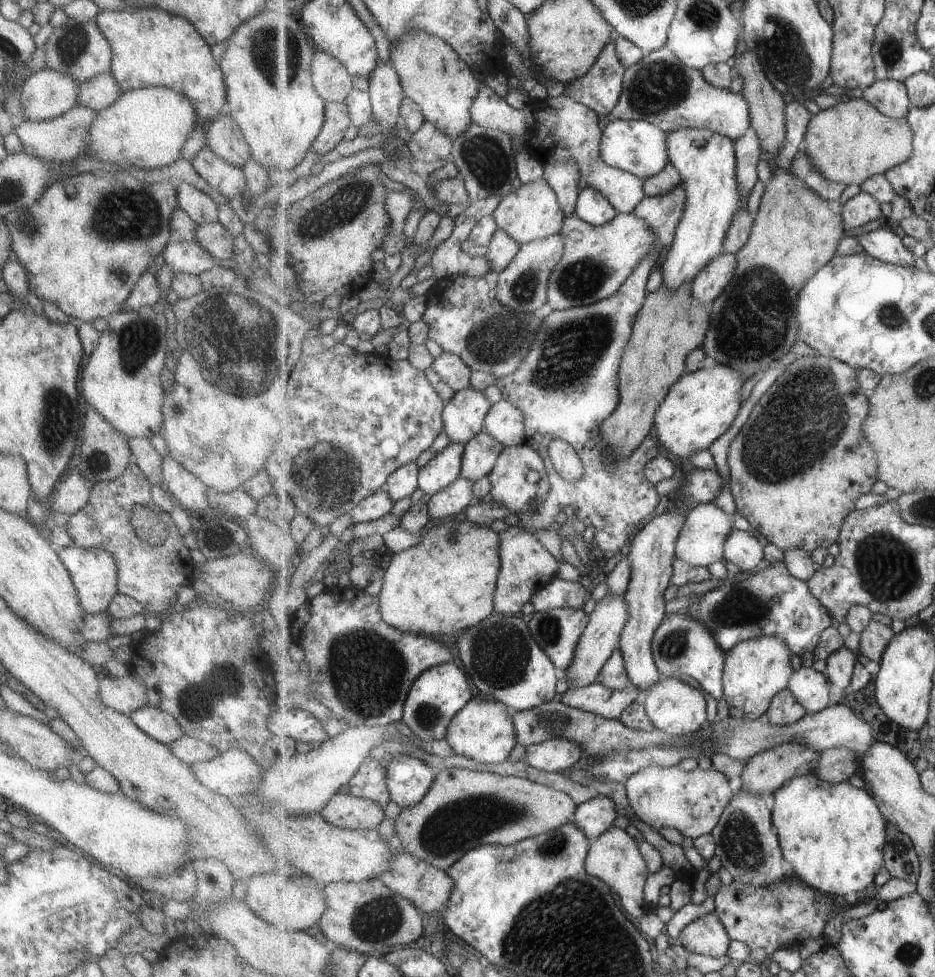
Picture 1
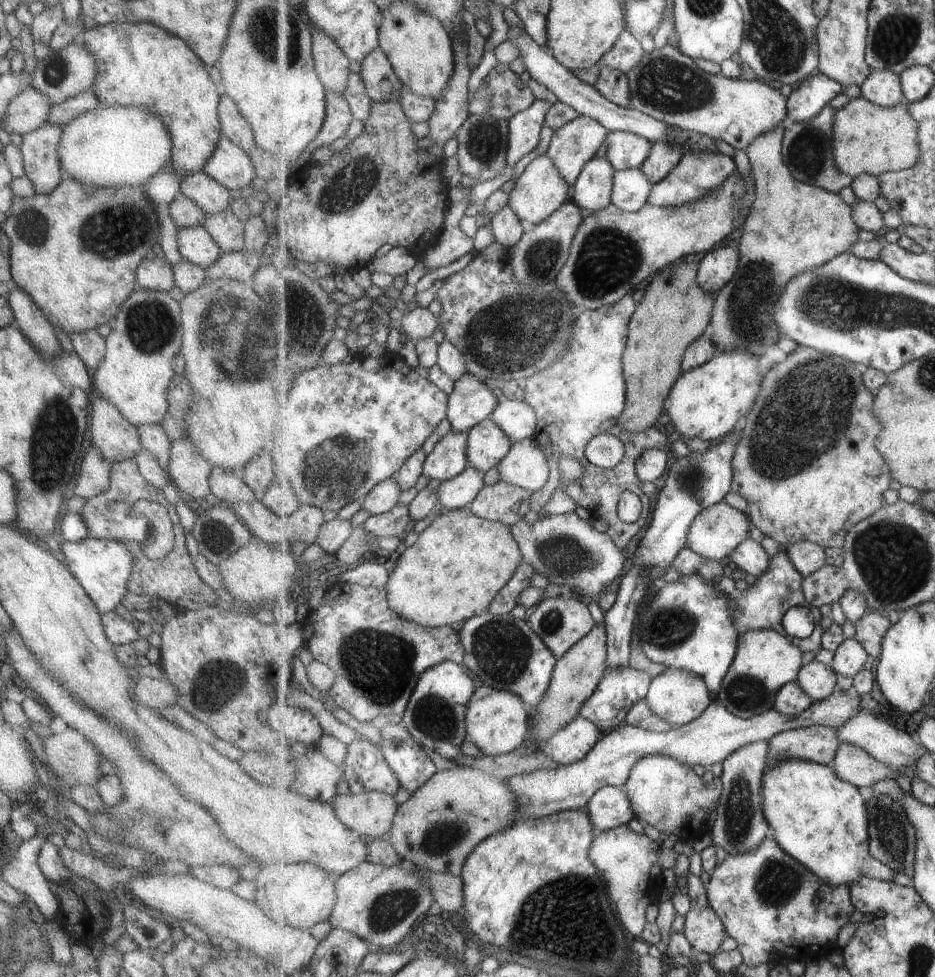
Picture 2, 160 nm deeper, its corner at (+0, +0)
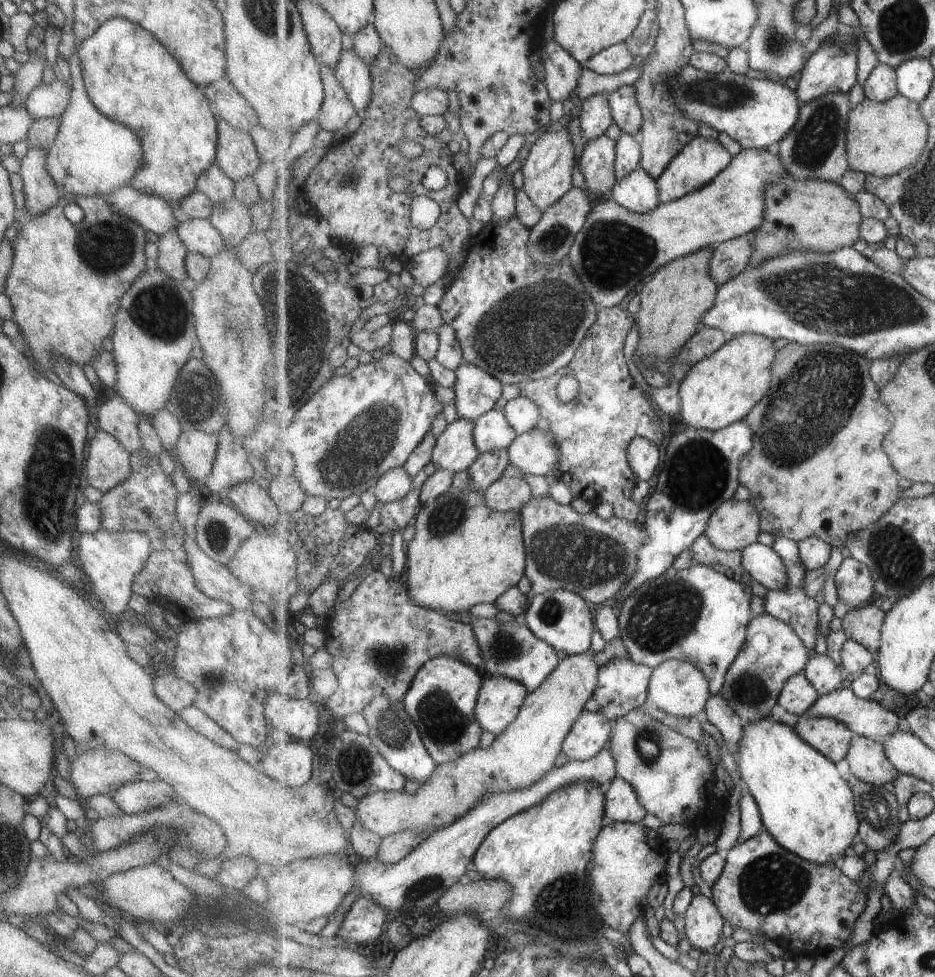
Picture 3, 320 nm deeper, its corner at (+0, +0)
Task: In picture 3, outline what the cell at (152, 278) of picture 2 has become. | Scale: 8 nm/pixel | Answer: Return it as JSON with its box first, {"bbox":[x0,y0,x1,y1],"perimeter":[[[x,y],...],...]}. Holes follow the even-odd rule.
{"bbox":[148,231,188,282],"perimeter":[[[175,231],[160,234],[155,242],[157,258],[148,265],[161,269],[167,276],[181,282],[186,277],[184,258],[188,253]]]}

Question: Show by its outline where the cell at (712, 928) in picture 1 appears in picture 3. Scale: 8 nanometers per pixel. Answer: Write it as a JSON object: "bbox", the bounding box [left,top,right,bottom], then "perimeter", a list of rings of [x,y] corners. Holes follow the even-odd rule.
{"bbox":[684,895,725,952],"perimeter":[[[695,895],[689,910],[685,912],[684,934],[700,952],[710,952],[723,938],[725,919],[713,899]]]}

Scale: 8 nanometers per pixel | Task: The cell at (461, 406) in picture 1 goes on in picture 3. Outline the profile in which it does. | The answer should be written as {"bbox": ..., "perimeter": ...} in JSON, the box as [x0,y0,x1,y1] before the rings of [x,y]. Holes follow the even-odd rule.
{"bbox":[454,362,503,421],"perimeter":[[[464,362],[456,377],[454,402],[461,418],[475,421],[493,410],[503,394],[503,383],[477,365]]]}

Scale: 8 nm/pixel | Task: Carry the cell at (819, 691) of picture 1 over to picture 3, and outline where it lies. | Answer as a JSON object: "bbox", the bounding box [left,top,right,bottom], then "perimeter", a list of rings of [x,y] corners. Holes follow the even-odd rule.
{"bbox":[804,654,845,695],"perimeter":[[[816,654],[811,657],[804,673],[822,695],[843,689],[845,684],[844,668],[829,655]]]}

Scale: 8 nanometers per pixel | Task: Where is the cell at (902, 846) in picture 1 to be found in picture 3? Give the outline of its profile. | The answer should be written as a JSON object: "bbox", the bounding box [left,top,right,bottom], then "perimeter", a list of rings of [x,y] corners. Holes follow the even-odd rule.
{"bbox":[847,774,903,854],"perimeter":[[[847,774],[860,822],[856,840],[864,842],[877,854],[898,839],[903,824],[897,818],[900,804],[895,793],[883,786],[859,781],[850,775]]]}

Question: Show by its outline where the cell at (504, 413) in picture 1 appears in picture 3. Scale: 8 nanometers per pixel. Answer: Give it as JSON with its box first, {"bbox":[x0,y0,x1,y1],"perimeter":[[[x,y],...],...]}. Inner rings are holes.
{"bbox":[503,396,542,435],"perimeter":[[[523,396],[508,401],[503,410],[518,435],[532,431],[542,417],[540,406]]]}

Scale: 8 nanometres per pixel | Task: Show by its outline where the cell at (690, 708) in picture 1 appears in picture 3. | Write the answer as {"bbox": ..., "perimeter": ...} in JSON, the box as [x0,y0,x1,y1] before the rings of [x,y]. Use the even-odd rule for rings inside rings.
{"bbox":[649,660,712,717],"perimeter":[[[671,660],[653,669],[649,688],[649,704],[678,717],[704,716],[707,701],[712,697],[710,679],[695,664],[689,661]]]}

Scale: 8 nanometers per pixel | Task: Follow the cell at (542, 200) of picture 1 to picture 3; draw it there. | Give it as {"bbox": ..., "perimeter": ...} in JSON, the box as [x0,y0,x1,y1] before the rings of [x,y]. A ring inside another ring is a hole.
{"bbox":[521,121,577,213],"perimeter":[[[558,121],[551,123],[530,146],[528,156],[521,168],[523,190],[542,213],[574,188],[573,170],[575,170],[575,164],[577,164],[577,154],[575,154],[573,138],[571,138],[571,132],[567,130],[567,125],[563,126]]]}

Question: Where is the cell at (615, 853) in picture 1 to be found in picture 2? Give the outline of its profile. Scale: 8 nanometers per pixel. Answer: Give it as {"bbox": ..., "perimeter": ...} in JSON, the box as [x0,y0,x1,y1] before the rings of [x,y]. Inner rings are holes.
{"bbox":[590,825,665,940],"perimeter":[[[627,825],[598,833],[590,848],[591,860],[602,873],[618,919],[629,936],[636,940],[640,940],[641,933],[647,926],[647,908],[657,902],[665,887],[661,849],[649,836],[636,834]]]}

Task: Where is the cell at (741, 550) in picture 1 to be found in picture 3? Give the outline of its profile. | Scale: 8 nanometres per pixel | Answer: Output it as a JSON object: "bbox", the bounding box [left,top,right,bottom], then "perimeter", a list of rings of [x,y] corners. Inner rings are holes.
{"bbox":[742,542,789,591],"perimeter":[[[757,542],[742,551],[742,566],[754,583],[763,585],[769,591],[780,591],[789,584],[788,566],[773,547]]]}

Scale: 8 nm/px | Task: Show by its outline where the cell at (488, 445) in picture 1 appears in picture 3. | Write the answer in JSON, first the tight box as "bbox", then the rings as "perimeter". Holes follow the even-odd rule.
{"bbox":[475,409,518,454],"perimeter":[[[503,409],[486,412],[482,417],[476,418],[475,424],[475,442],[480,454],[508,449],[518,437]]]}

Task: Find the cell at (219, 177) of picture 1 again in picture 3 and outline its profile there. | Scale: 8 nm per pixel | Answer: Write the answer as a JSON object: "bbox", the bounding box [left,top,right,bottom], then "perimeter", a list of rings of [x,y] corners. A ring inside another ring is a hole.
{"bbox":[214,118,262,180],"perimeter":[[[216,118],[216,147],[214,162],[221,173],[231,180],[239,180],[262,171],[253,141],[248,131],[237,130]]]}

